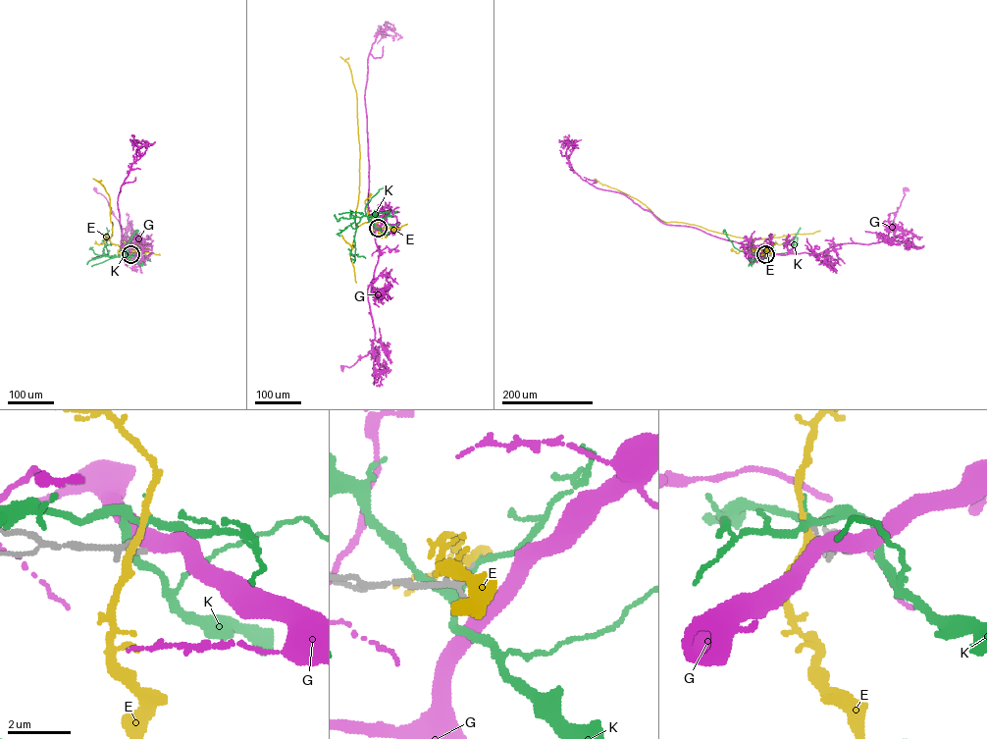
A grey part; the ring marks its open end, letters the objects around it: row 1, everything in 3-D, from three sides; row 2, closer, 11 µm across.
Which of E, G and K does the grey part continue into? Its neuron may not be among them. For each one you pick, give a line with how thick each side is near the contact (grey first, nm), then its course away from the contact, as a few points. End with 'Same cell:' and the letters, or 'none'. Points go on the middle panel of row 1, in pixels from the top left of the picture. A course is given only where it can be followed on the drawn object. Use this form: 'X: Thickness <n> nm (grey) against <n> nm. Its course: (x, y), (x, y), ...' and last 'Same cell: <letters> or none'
Same cell: none

